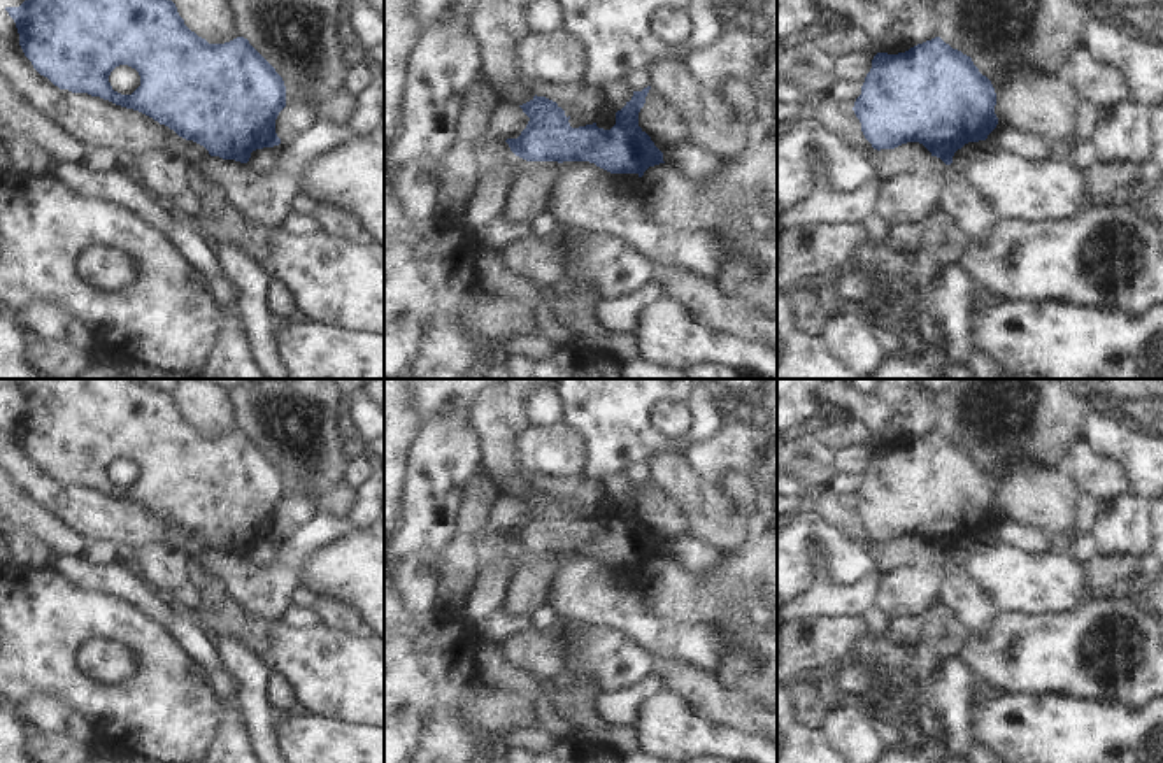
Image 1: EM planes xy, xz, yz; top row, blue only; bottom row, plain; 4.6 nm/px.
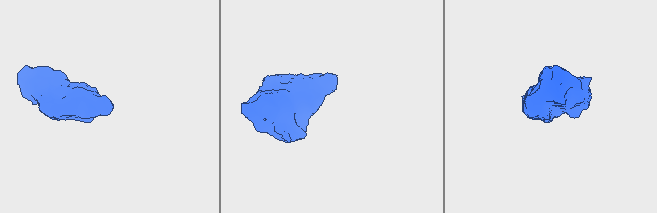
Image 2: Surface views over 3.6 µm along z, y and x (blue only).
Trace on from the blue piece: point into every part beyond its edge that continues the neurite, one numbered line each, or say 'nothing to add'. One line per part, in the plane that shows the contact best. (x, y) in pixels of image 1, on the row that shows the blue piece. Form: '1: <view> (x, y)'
nothing to add

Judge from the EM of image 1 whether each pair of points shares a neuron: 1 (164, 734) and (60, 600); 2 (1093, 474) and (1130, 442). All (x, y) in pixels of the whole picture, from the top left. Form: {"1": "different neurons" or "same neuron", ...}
{"1": "same neuron", "2": "different neurons"}

